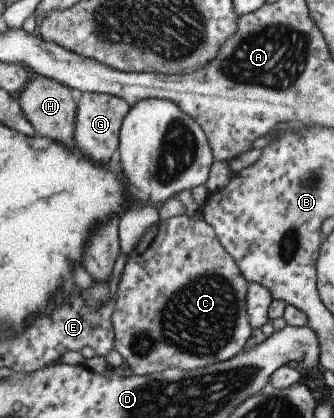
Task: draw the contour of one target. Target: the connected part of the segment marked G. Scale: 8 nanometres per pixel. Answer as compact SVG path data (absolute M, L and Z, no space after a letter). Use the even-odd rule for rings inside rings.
M83 91L78 93L77 156L91 158L97 164L109 164L122 146L122 128L133 105L124 98L109 94Z

